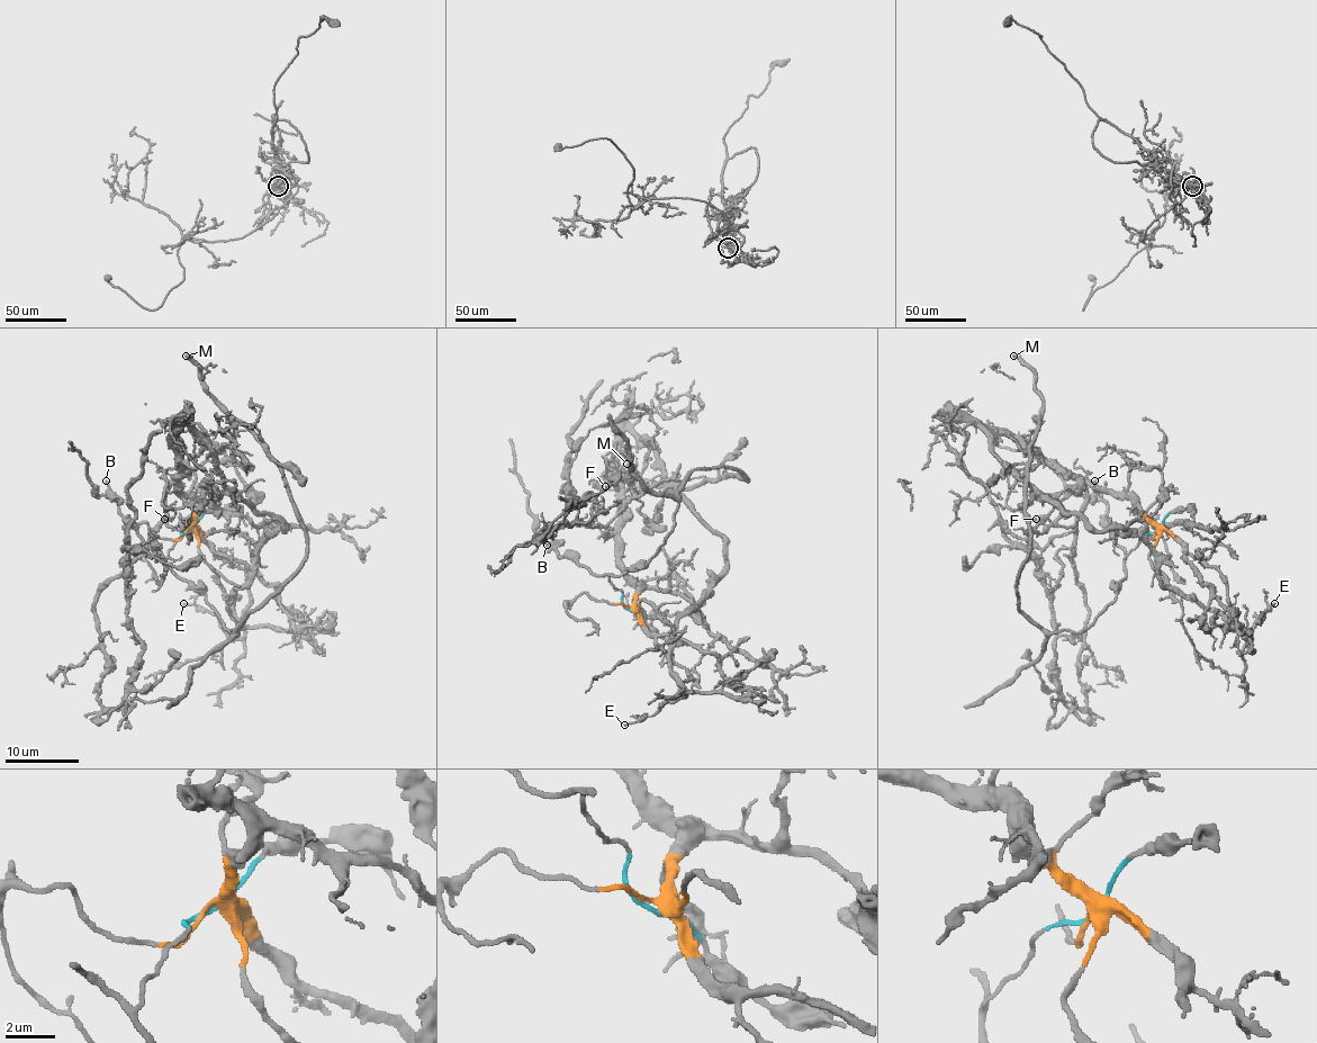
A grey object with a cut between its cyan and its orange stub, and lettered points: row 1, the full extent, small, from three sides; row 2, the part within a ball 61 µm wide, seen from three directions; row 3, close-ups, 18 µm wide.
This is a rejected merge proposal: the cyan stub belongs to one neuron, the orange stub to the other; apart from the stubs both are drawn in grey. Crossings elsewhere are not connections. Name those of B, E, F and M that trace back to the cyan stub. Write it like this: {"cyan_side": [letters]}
{"cyan_side": ["B", "M"]}

